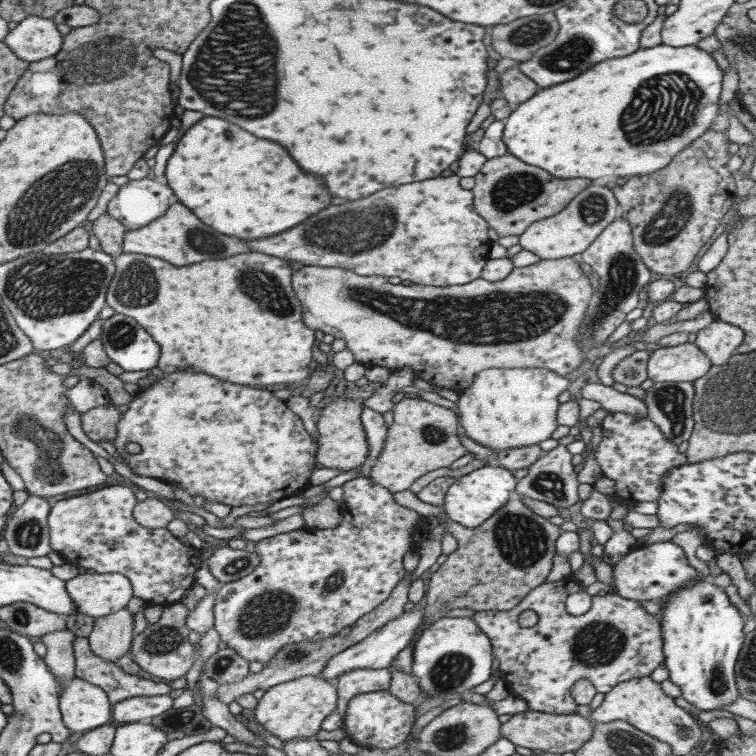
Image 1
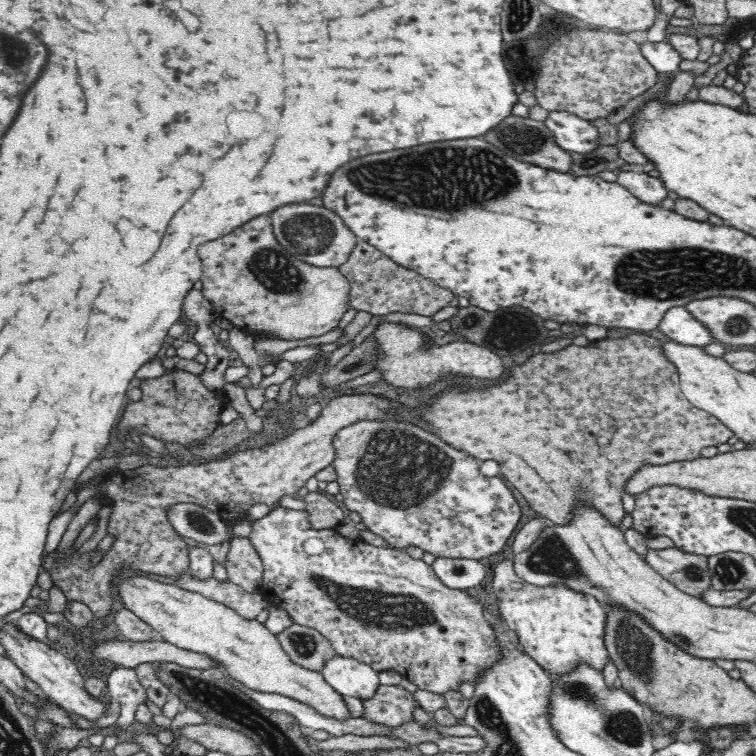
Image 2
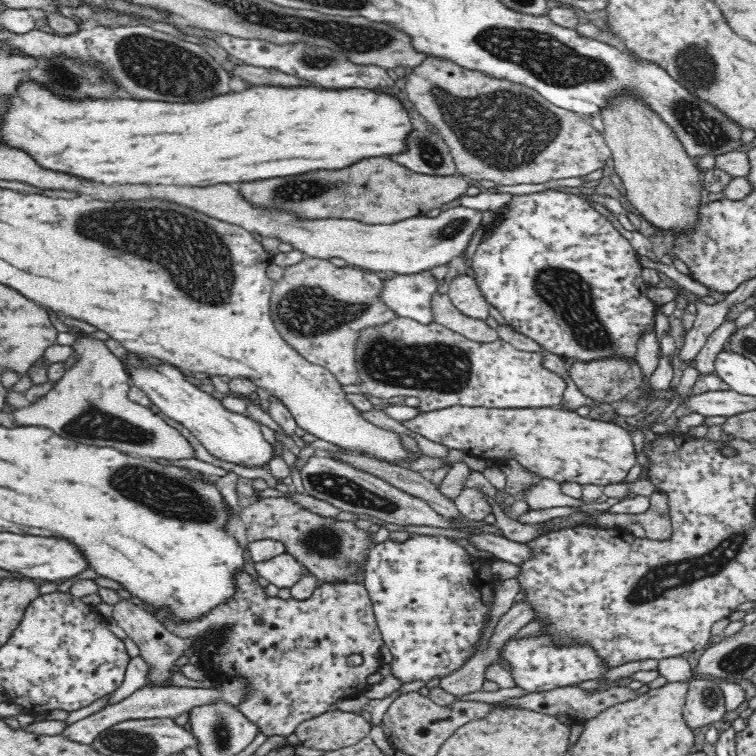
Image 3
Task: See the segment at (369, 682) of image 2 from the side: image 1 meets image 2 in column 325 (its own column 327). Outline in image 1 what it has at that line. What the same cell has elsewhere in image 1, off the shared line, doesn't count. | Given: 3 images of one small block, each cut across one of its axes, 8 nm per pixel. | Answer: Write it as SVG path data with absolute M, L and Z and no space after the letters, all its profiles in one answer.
M419 604L409 611L403 610L403 613L399 613L397 617L393 617L393 619L387 621L383 627L371 632L371 634L363 638L363 640L341 650L339 654L331 656L331 658L327 660L327 664L325 664L325 668L319 672L319 675L329 682L335 682L337 677L345 671L351 671L357 668L387 668L387 665L394 660L396 654L409 644L409 640L411 640L411 636L415 634L415 630L427 625L425 623L425 614L423 614L424 609L421 606L422 604Z

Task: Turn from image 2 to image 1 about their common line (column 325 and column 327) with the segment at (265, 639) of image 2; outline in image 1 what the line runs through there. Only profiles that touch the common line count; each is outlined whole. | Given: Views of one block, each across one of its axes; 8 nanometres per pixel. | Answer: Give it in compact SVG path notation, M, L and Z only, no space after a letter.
M305 675L269 687L253 710L256 722L282 742L295 738L313 739L321 721L336 708L336 688L321 675Z

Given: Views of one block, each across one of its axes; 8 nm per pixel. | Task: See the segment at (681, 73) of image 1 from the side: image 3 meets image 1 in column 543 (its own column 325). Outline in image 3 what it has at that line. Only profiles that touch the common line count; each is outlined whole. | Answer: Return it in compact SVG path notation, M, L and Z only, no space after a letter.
M21 82L16 98L12 102L12 110L6 114L2 134L10 144L22 146L36 160L40 160L42 166L46 168L56 168L64 170L74 176L84 176L92 178L96 182L104 184L176 184L176 186L210 186L210 184L230 184L230 182L250 182L250 180L266 180L266 178L284 178L284 176L300 176L316 170L344 170L348 166L354 166L362 160L368 158L380 158L380 156L400 156L408 152L408 138L414 132L412 118L406 110L406 106L388 92L376 92L368 88L338 88L338 90L326 90L326 88L314 88L314 86L294 86L294 88L284 88L284 86L250 86L242 92L228 92L228 94L218 94L212 98L204 98L200 102L160 102L160 100L86 100L86 102L64 102L54 96L50 96L49 90L44 90L35 82Z

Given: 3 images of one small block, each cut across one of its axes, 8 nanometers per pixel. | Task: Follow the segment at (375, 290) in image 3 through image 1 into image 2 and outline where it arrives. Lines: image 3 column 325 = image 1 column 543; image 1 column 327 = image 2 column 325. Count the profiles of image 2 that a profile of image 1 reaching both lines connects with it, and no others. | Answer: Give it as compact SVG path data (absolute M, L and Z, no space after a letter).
M269 215L250 220L220 240L202 244L198 254L203 266L202 294L213 304L217 317L230 320L234 327L249 334L282 340L316 338L338 328L344 313L352 308L348 279L338 268L317 267L288 253L287 247L282 247L277 241Z

